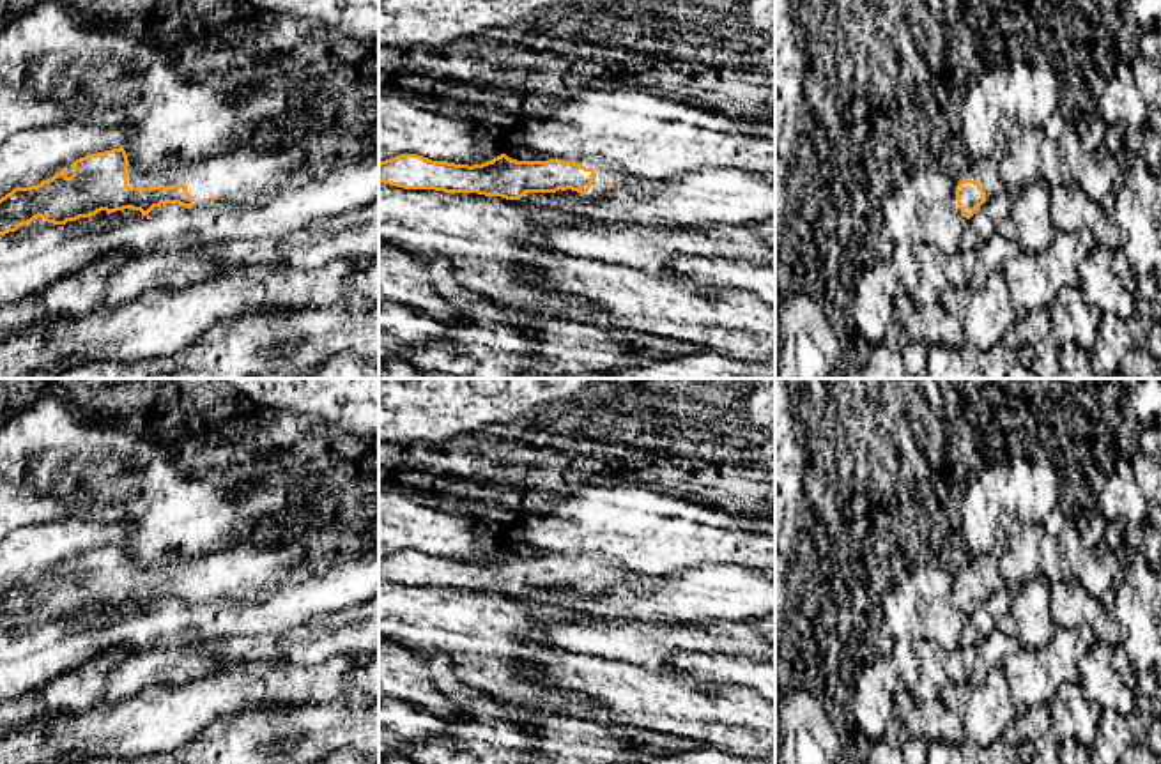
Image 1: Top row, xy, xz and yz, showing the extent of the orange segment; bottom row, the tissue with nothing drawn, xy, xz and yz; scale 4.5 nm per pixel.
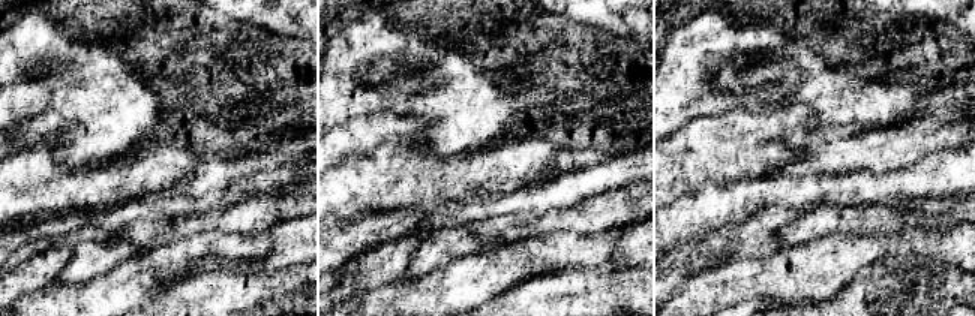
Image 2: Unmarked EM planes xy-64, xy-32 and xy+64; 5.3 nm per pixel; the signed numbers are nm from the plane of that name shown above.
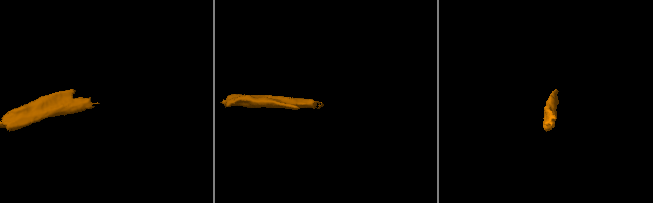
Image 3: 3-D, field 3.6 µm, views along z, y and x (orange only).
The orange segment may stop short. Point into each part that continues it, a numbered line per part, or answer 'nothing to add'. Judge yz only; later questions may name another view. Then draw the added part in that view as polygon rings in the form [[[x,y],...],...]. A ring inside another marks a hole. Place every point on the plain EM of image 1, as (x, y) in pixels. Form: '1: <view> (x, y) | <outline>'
1: yz (984, 568) | [[[998,538],[991,550],[988,554],[982,554],[979,559],[963,559],[954,569],[952,569],[952,587],[950,587],[950,598],[956,605],[956,608],[961,608],[956,594],[956,584],[961,577],[970,575],[982,582],[986,587],[986,598],[989,598],[995,592],[1005,591],[1005,582],[998,569],[998,561],[1003,554],[1003,541]],[[984,598],[984,600],[986,600]]]

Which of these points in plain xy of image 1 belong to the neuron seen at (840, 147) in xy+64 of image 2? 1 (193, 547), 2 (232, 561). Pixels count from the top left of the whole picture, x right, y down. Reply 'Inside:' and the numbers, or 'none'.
Inside: 2

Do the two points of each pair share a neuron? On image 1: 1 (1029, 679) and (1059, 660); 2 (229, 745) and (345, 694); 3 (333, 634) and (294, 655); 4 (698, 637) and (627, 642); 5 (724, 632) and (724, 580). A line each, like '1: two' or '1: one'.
1: one
2: two
3: one
4: one
5: two

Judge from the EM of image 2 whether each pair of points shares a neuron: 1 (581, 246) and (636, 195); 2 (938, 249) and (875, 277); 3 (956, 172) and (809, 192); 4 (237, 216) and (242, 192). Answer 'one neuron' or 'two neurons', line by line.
1: two neurons
2: two neurons
3: one neuron
4: two neurons

